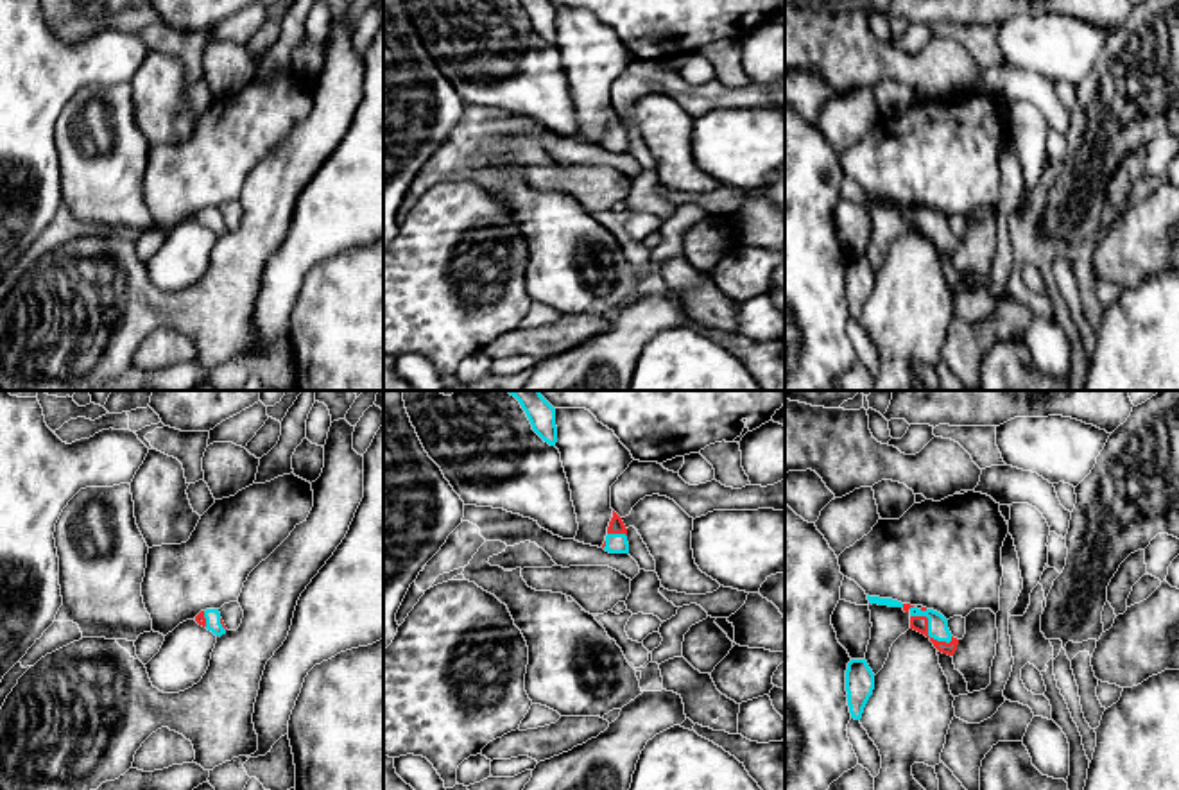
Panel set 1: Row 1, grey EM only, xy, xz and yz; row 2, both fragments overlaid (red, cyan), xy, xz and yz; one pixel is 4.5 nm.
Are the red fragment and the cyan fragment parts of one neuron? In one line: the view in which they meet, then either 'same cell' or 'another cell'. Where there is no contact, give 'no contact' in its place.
yz | same cell

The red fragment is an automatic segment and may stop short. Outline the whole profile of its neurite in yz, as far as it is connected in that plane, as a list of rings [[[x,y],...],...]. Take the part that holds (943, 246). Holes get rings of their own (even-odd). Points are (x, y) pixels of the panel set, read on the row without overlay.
[[[903,202],[903,210],[910,213],[910,228],[925,233],[939,251],[955,253],[959,238],[951,235],[948,219],[941,211],[910,202]]]

